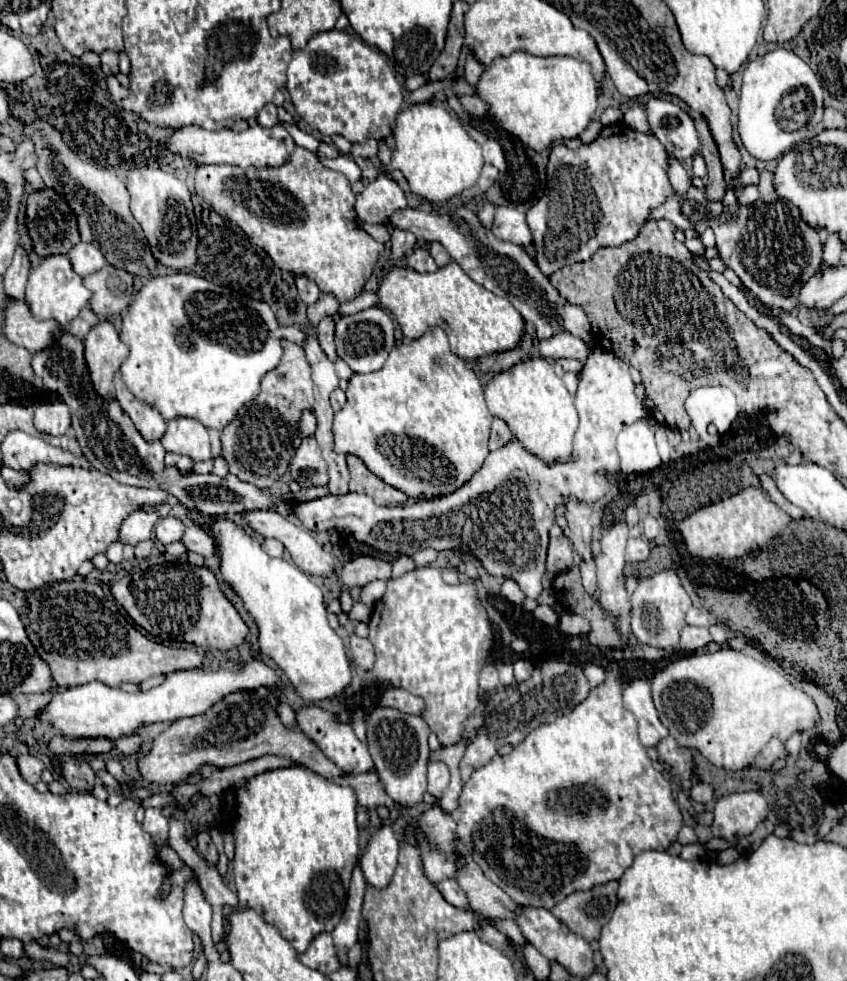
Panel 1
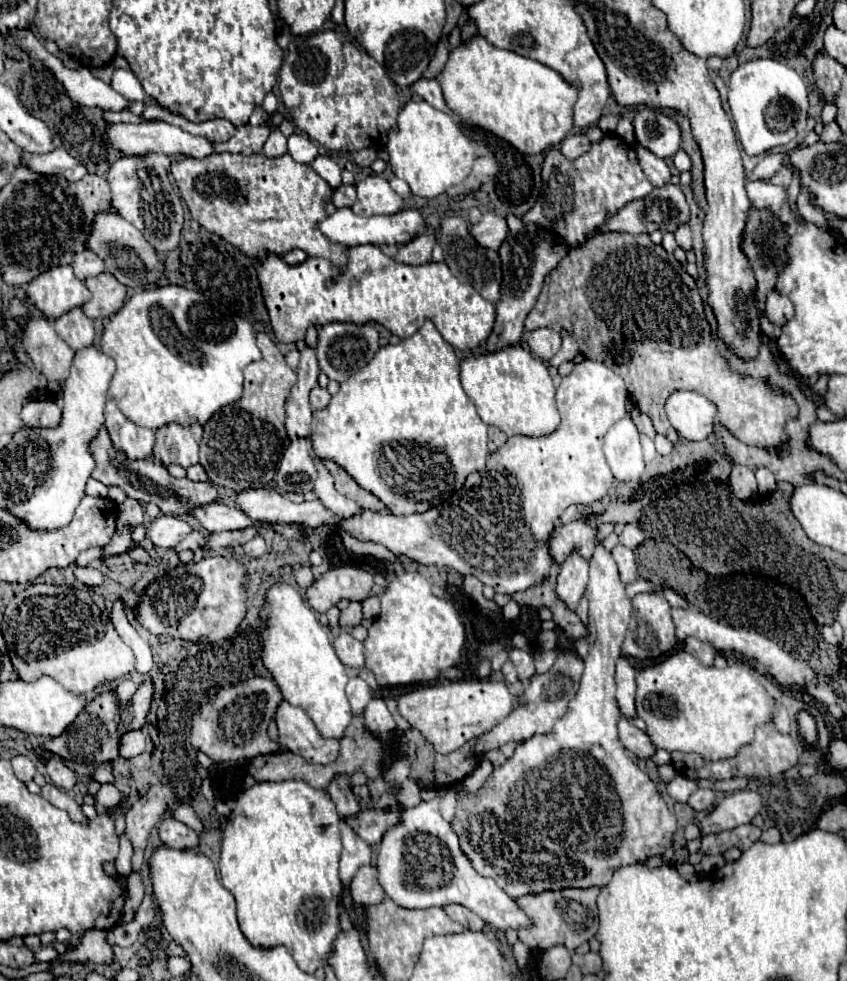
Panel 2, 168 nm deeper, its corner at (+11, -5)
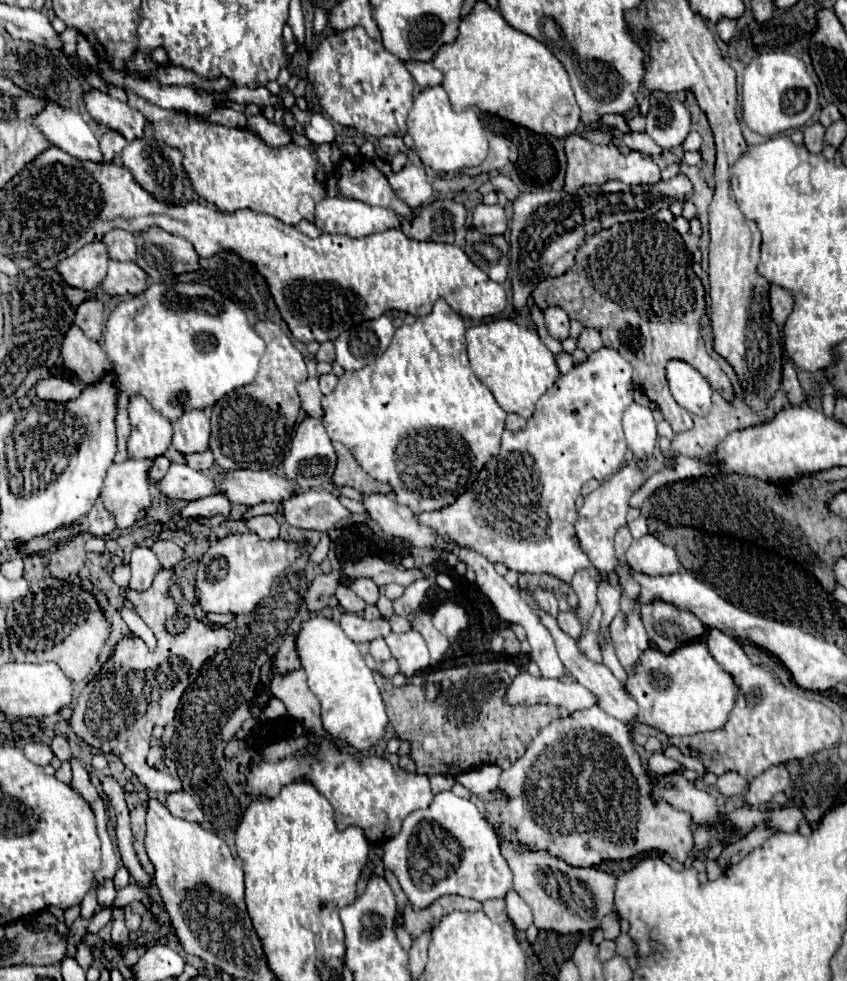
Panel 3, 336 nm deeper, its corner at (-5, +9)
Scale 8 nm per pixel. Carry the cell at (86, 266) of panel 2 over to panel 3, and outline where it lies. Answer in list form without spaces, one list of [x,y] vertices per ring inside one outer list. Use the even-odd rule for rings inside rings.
[[[114,228],[104,236],[108,244],[108,254],[114,260],[136,260],[136,238],[132,232]]]

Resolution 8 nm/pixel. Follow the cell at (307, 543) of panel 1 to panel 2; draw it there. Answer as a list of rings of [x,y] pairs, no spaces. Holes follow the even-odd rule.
[[[214,502],[194,510],[194,518],[206,528],[208,532],[220,530],[246,530],[256,526],[252,518],[248,518],[240,508],[230,508],[222,502]]]

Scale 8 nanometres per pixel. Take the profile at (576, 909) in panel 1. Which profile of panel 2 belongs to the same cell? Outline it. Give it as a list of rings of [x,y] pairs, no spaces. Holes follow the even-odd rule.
[[[592,886],[586,890],[576,890],[576,888],[558,890],[558,892],[550,890],[536,896],[518,898],[516,904],[534,920],[534,928],[518,930],[518,938],[532,950],[546,950],[560,942],[570,950],[578,948],[580,944],[592,940],[598,930],[598,908],[596,908],[598,894],[600,894],[600,888]]]

